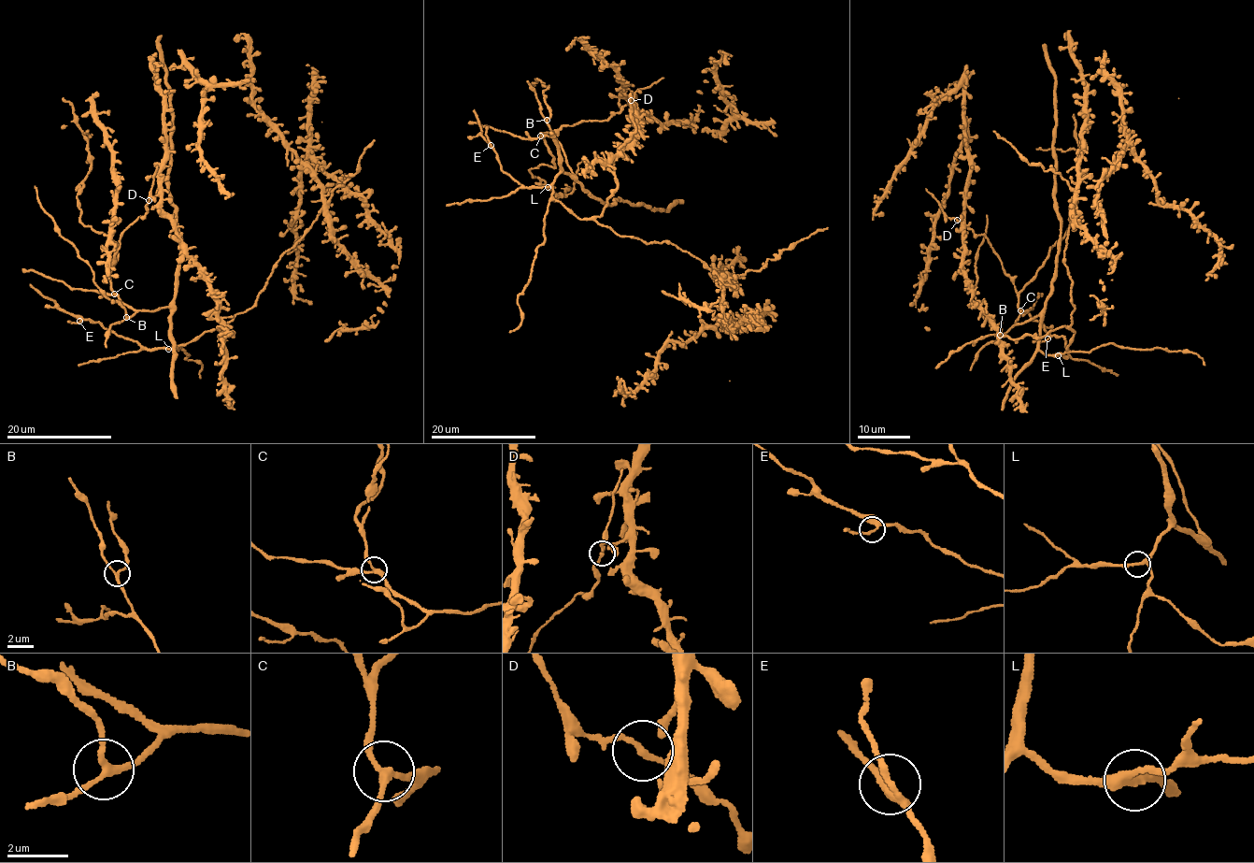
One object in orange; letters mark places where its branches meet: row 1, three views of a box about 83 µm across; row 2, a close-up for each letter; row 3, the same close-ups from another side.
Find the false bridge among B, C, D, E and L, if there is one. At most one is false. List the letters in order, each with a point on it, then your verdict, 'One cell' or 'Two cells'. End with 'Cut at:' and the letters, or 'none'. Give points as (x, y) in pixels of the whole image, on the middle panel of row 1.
B: Place: (547, 120). One cell
C: Place: (540, 136). One cell
D: Place: (631, 100). One cell
E: Place: (491, 145). One cell
L: Place: (548, 187). One cell
Cut at: none

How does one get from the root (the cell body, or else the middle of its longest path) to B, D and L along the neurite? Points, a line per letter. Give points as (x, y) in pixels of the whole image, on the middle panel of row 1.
B: (624, 236), (592, 220), (580, 220), (553, 198), (554, 177), (561, 171), (572, 176), (562, 146), (547, 120)
D: (624, 236), (553, 198), (554, 177), (572, 169), (562, 147), (540, 134), (609, 119), (631, 100)
L: (624, 236), (619, 236), (592, 220), (580, 220), (553, 198), (552, 189), (548, 187)

